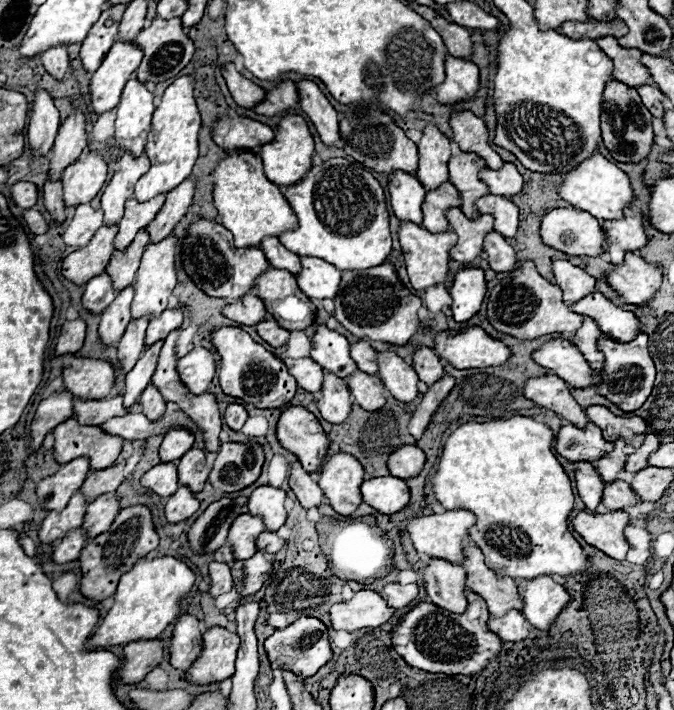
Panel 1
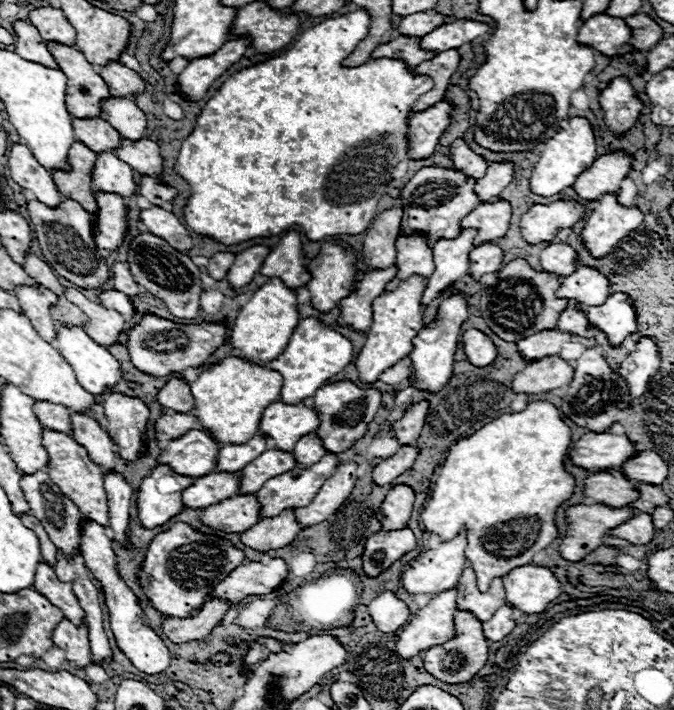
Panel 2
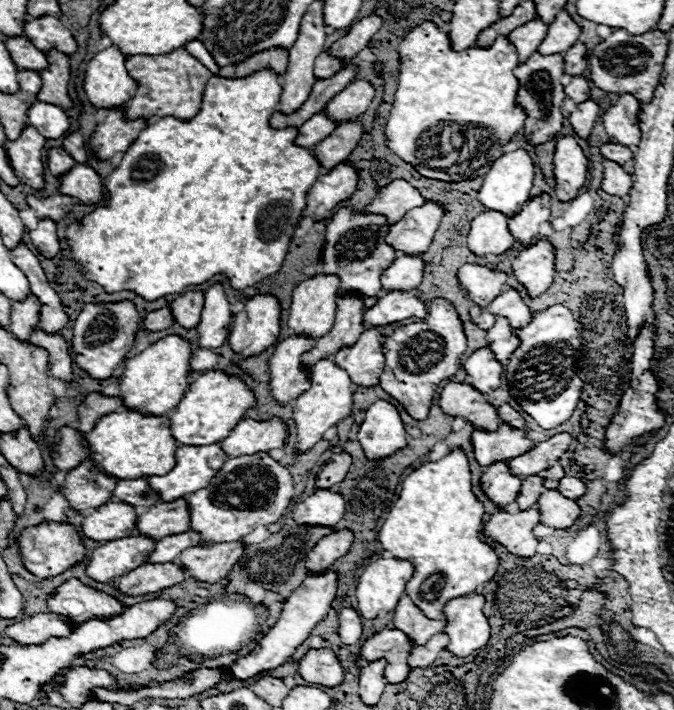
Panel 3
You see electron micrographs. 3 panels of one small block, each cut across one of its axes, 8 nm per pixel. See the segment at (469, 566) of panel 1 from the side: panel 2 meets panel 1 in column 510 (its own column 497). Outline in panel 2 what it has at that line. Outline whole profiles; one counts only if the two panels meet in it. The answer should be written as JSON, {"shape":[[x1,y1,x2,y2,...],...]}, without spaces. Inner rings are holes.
{"shape":[[466,568,456,584,456,610,468,610,472,612,480,622,486,622,492,618,492,614,506,604,504,586,498,580,490,582,488,592,480,592,476,588,476,576,472,568]]}

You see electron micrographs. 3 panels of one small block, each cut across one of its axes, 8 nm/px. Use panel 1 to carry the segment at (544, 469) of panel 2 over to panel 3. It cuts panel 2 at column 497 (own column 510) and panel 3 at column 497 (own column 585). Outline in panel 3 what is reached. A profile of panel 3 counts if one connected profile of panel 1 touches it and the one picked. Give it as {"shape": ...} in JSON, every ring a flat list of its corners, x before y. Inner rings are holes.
{"shape":[[456,448,444,458,436,462,424,462,418,470,410,472,401,484,400,498,388,512,388,518,384,520,378,540,384,550,392,552,400,560,414,560,416,572,406,584,406,594,412,598,412,602,428,616,428,618,440,618,444,604,452,598,472,594,476,592,476,586,488,582,500,564,500,558,496,550,482,542,482,516,484,516,484,504,476,500,472,492,472,472,470,462,464,450]]}

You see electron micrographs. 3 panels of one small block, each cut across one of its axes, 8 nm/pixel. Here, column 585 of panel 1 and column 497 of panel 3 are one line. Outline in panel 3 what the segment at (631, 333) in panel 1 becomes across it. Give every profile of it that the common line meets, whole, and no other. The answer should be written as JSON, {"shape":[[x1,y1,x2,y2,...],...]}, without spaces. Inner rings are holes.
{"shape":[[506,290,502,292,498,298,492,300,492,304,488,306,488,310,496,316,504,316,508,318,508,322,512,324,512,328,518,328,522,324,530,322,530,316,534,316,534,312,524,304,522,296,518,290]]}

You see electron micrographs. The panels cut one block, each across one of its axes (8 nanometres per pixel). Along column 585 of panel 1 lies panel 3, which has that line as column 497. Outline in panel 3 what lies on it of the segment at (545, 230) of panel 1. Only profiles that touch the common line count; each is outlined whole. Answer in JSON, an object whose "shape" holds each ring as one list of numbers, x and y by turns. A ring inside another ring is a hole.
{"shape":[[482,212,478,214,470,224,468,234,468,248,470,252,478,256,486,254,504,254,514,246,514,238,510,236,510,230,506,228,508,216,502,212]]}

